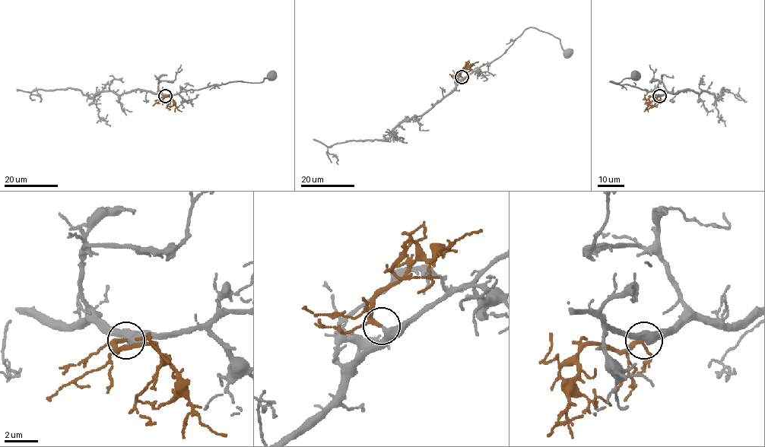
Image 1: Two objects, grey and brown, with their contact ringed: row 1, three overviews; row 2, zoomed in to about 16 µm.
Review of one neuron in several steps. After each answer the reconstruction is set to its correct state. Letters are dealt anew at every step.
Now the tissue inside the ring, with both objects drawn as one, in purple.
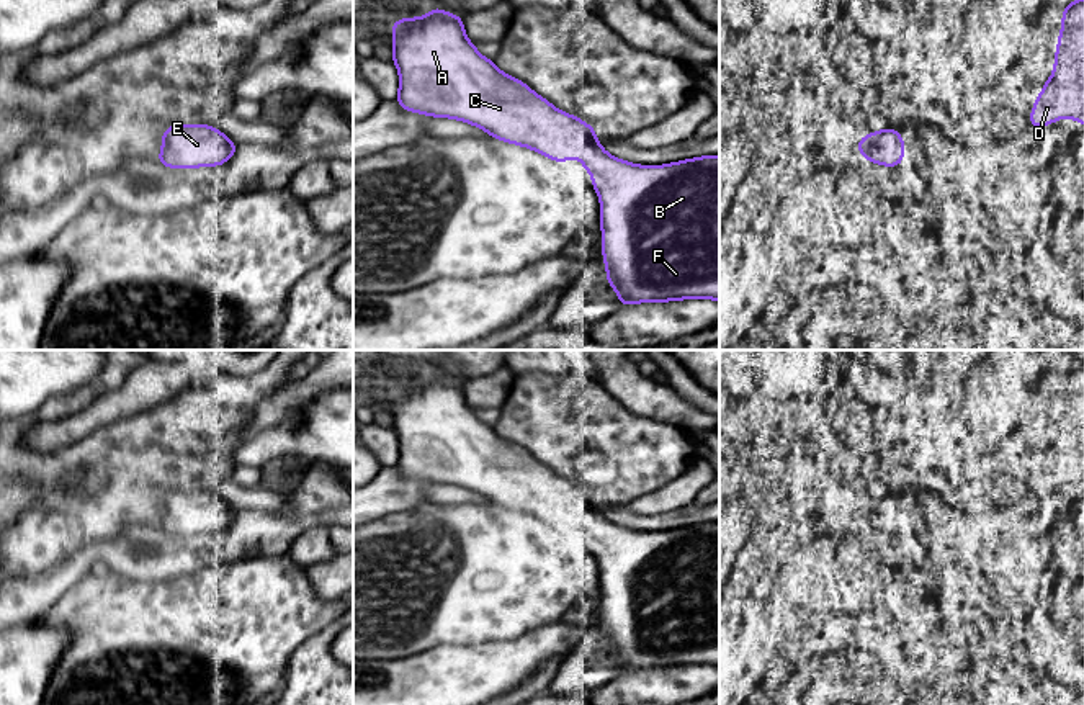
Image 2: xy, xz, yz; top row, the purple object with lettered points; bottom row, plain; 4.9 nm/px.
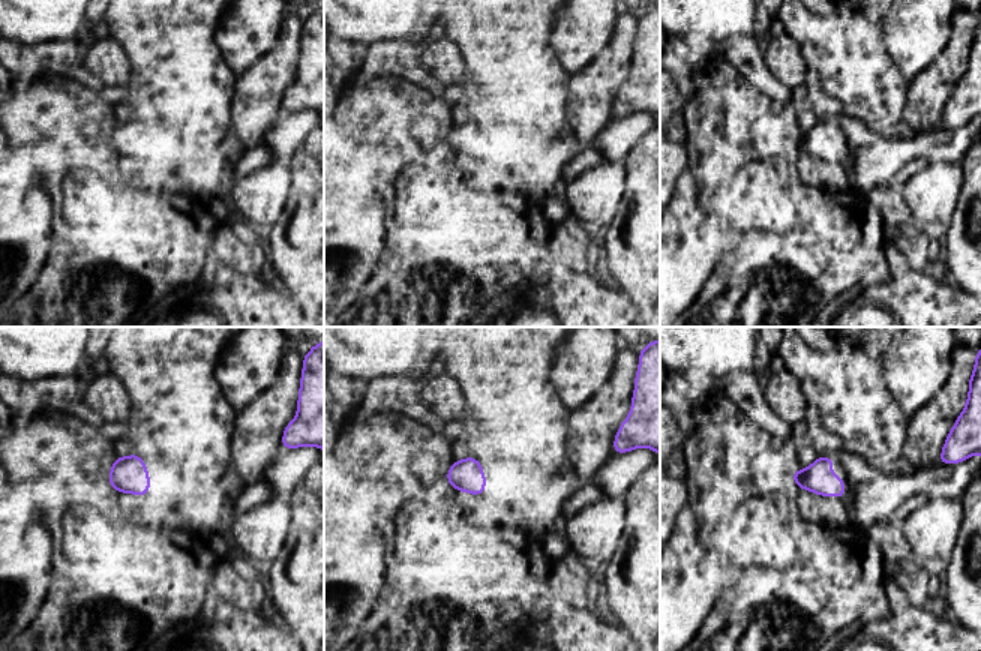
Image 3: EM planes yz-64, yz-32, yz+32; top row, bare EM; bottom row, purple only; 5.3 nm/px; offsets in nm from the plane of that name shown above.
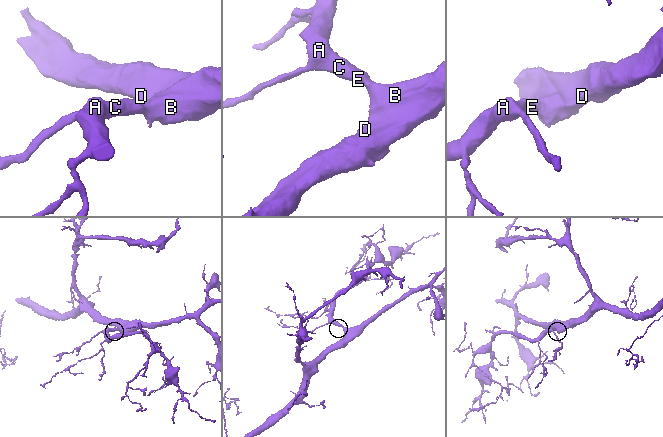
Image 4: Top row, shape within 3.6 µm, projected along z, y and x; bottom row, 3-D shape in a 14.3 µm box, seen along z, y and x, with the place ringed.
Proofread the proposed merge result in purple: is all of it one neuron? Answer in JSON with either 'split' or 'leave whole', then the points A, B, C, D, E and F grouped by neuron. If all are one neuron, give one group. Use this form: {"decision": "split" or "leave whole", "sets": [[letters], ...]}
{"decision": "leave whole", "sets": [["A", "B", "C", "D", "E", "F"]]}

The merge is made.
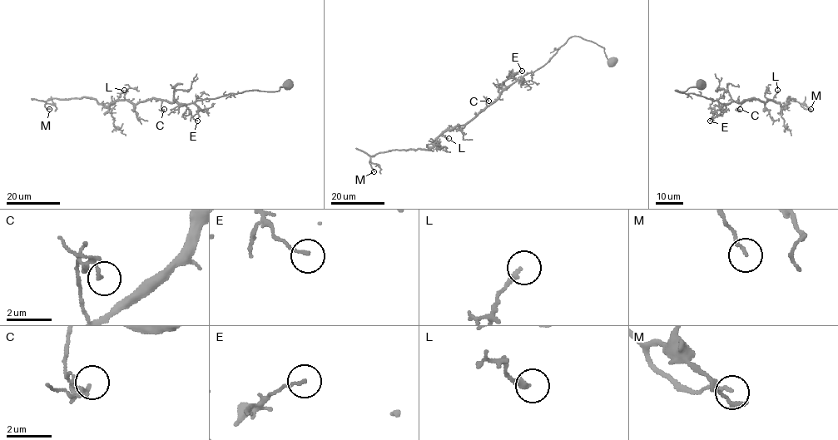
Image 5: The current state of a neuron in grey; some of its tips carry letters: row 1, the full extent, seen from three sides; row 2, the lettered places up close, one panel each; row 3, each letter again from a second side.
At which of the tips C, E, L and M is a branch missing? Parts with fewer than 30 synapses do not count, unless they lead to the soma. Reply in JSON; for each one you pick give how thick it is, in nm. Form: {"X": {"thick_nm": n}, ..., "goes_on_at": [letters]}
{"goes_on_at": []}

